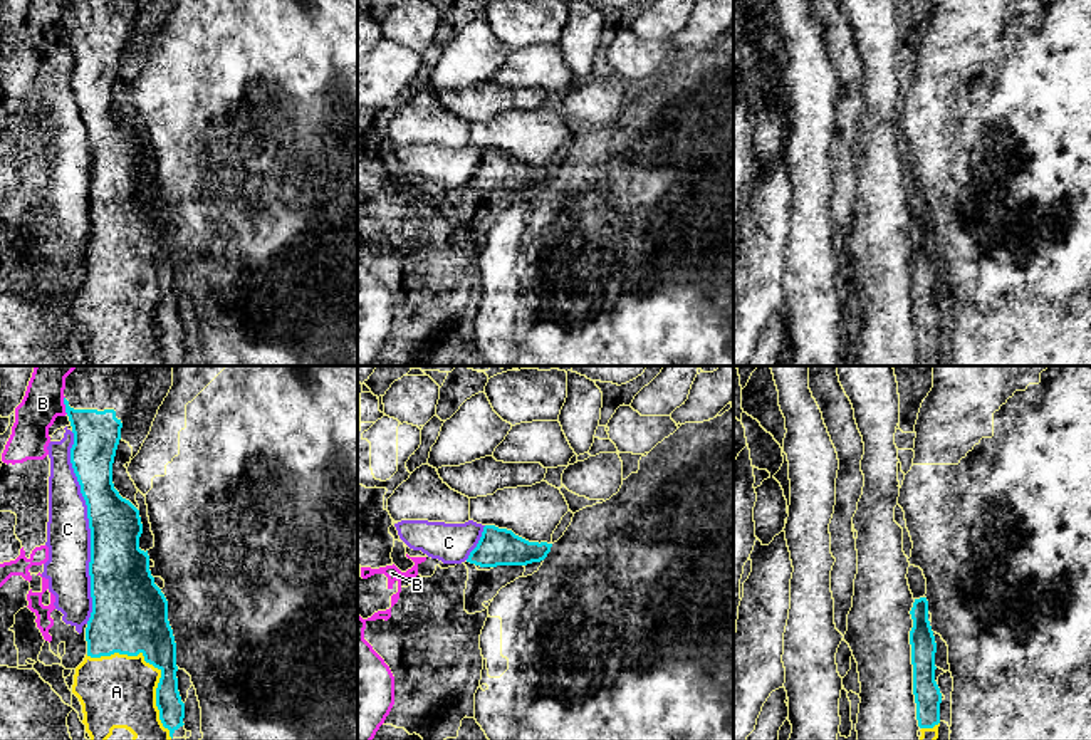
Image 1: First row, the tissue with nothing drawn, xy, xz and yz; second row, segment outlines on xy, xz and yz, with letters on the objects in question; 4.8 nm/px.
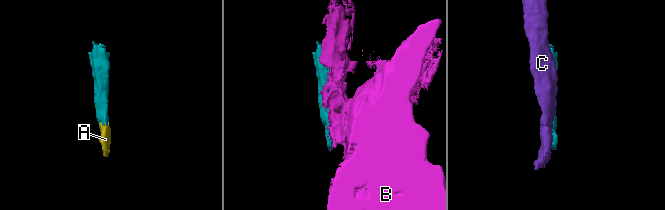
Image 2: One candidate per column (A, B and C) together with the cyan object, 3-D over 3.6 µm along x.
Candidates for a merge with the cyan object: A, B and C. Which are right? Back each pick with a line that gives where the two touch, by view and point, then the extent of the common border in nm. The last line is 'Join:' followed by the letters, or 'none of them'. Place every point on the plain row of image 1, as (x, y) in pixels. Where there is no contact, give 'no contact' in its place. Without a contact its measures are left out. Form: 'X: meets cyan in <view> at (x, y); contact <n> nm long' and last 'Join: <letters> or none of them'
A: meets cyan in xy at (155, 291); contact 550 nm long
Join: A

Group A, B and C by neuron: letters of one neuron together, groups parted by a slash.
A / B / C

